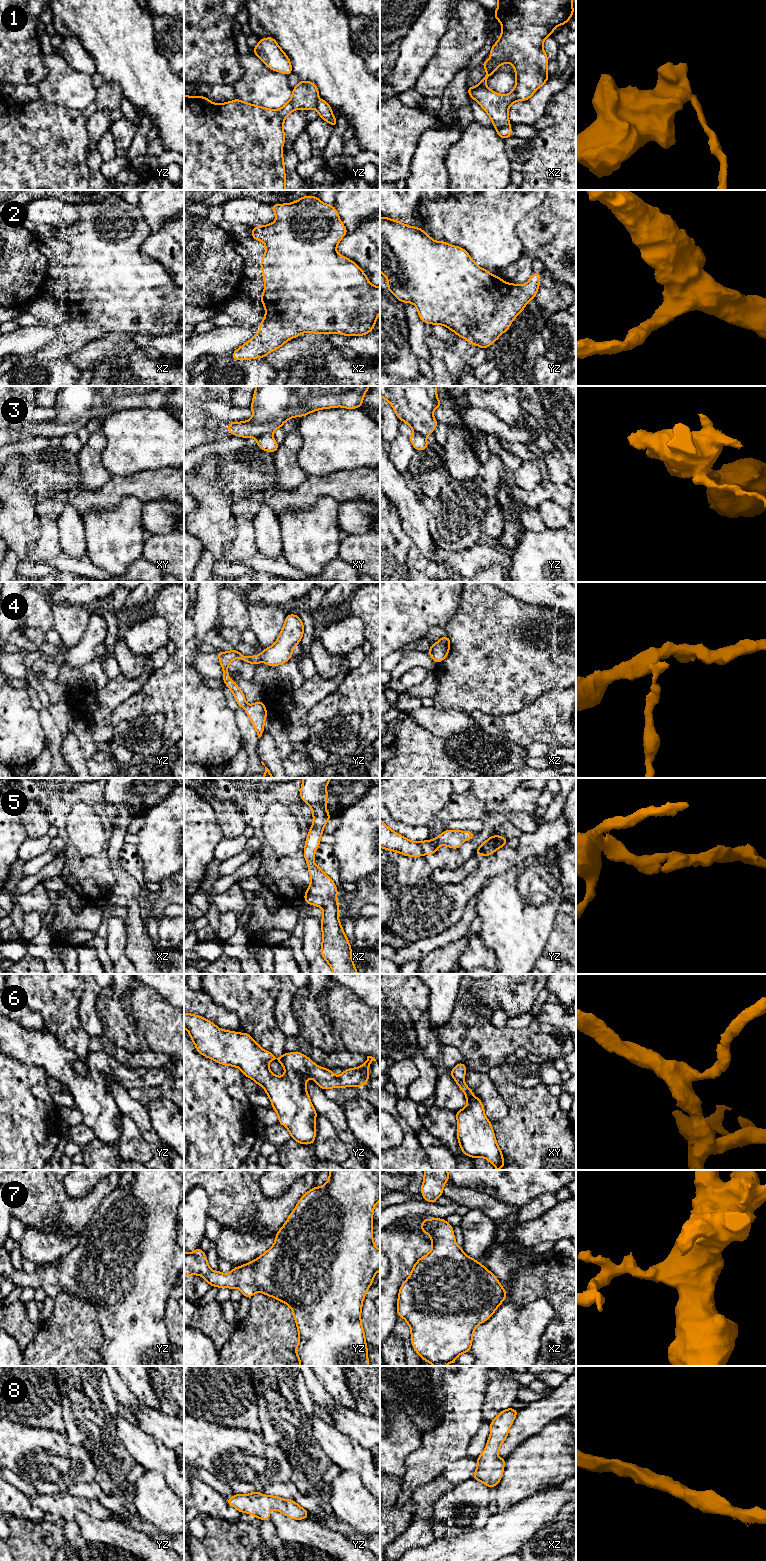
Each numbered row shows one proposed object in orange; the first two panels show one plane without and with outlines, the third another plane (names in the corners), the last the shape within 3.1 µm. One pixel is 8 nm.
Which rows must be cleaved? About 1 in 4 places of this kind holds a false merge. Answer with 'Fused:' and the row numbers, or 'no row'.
Fused: 1, 3, 4

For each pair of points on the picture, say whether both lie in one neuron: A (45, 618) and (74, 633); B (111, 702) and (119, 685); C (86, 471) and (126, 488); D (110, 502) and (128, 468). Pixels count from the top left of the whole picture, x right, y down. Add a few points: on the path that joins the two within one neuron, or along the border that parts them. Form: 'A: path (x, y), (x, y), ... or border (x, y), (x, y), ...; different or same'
A: border (50, 602), (54, 628); different
B: path (111, 698), (118, 689); same
C: border (112, 476), (99, 488), (87, 491); different
D: border (147, 470), (135, 472), (129, 476), (112, 476); different

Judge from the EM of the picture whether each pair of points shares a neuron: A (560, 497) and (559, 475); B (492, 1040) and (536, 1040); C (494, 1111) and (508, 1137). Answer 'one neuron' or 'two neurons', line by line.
A: two neurons
B: one neuron
C: two neurons

